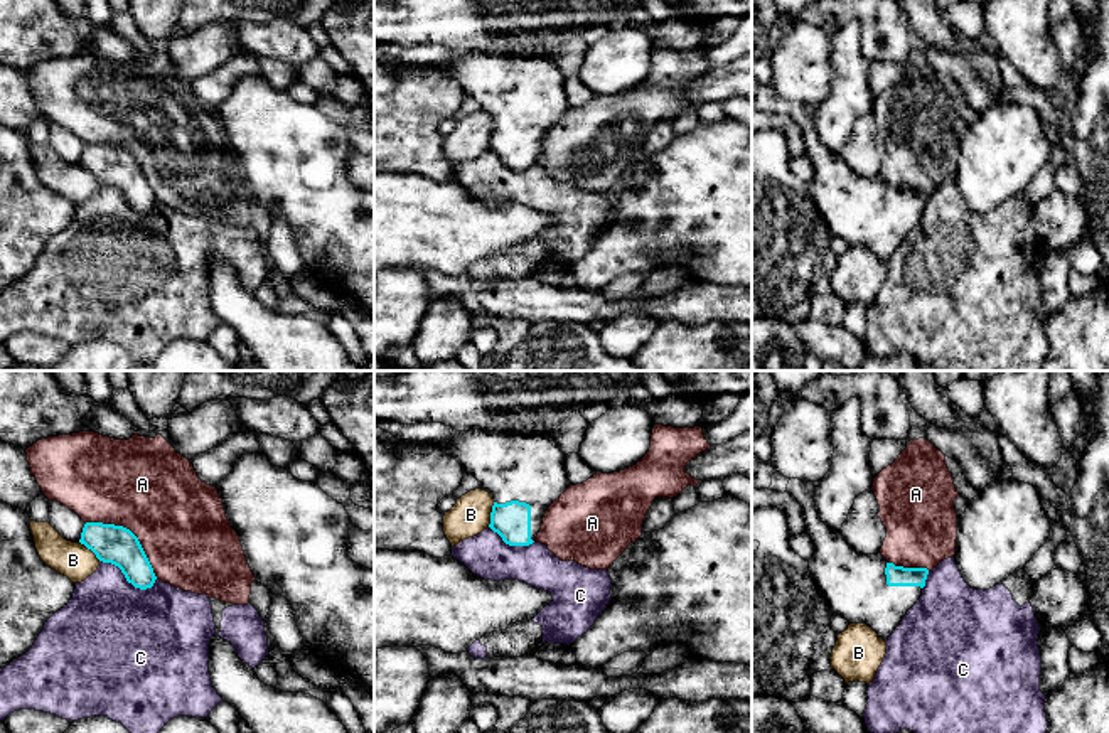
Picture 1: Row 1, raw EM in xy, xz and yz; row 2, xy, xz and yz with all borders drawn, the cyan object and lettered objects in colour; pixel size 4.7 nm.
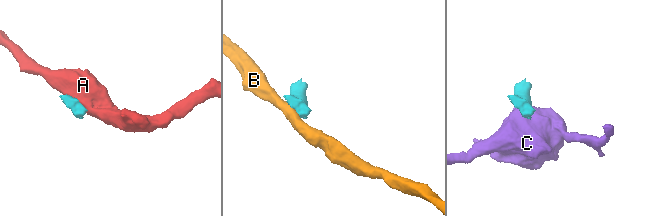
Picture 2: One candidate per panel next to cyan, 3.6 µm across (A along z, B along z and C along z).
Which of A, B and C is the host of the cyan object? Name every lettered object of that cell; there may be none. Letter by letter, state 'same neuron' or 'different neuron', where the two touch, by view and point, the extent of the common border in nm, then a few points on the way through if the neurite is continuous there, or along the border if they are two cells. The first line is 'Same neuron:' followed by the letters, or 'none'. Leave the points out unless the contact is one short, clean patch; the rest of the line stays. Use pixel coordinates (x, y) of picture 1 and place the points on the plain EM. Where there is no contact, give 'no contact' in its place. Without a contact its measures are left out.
Same neuron: none
A: different neuron; meets cyan in xy at (132, 155); contact 440 nm long
B: different neuron; meets cyan in xz at (491, 137); contact 120 nm long; border along xz (494, 125), (487, 149)
C: different neuron; meets cyan in xy at (127, 203); contact 300 nm long; border along xy (100, 182), (113, 186), (135, 209), (149, 211), (155, 204)

